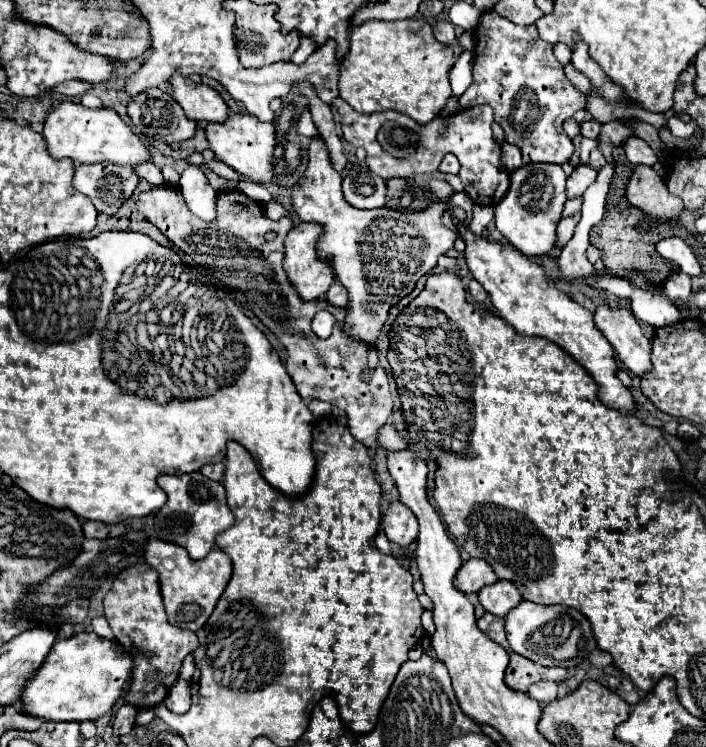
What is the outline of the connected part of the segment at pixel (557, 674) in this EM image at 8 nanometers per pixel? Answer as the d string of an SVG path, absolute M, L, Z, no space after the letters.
M508 648L510 654L510 664L506 668L506 684L510 688L516 688L520 692L526 692L534 682L538 680L554 680L554 682L562 682L566 676L566 670L554 666L554 668L544 668L538 666L532 660L526 660L520 654L514 654L512 648Z

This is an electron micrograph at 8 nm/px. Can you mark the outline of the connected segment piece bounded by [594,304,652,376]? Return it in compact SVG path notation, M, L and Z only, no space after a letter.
M598 306L594 322L604 332L606 340L616 348L620 362L626 370L630 370L630 374L642 376L642 372L652 368L652 342L644 336L634 312L628 306Z

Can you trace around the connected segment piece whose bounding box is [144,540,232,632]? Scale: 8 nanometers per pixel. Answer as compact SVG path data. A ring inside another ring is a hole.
M150 540L146 544L144 556L146 556L146 562L152 568L156 568L160 574L160 590L162 590L168 620L172 624L176 624L178 628L198 632L204 626L204 622L210 618L218 598L222 596L222 592L230 580L232 562L230 562L228 554L220 552L220 548L214 548L206 558L192 560L184 552L184 548L180 548L178 544L164 542L164 540ZM164 560L172 560L172 568L166 568Z

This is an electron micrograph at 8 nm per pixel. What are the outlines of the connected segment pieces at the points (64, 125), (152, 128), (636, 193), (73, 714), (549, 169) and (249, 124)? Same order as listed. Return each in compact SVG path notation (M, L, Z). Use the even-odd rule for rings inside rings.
M62 100L56 102L44 118L44 132L48 154L52 158L70 158L76 164L112 162L120 166L138 166L150 160L148 150L130 126L112 108L84 108L78 102Z
M150 88L150 90L138 94L136 98L132 98L128 102L128 116L132 118L136 134L144 134L150 138L168 136L168 138L174 138L174 142L190 140L198 126L194 120L186 118L180 104L176 104L176 100L172 100L172 96L168 92L162 92L160 88Z
M636 166L632 178L626 188L626 198L632 206L640 208L654 220L676 220L684 210L680 198L672 196L666 186L664 178L656 174L650 166Z
M92 632L74 634L52 646L42 668L28 682L22 694L22 710L54 722L98 720L124 696L132 678L132 668L132 654L122 650L116 640L100 640L100 636Z
M524 164L510 174L510 188L504 200L494 206L496 228L524 256L534 258L552 252L556 242L556 226L566 202L564 186L566 174L558 164Z
M234 114L222 124L206 124L206 136L210 148L214 150L220 162L226 162L230 168L234 168L236 172L258 184L278 182L278 174L274 166L274 148L276 148L274 124L260 122L248 114Z

